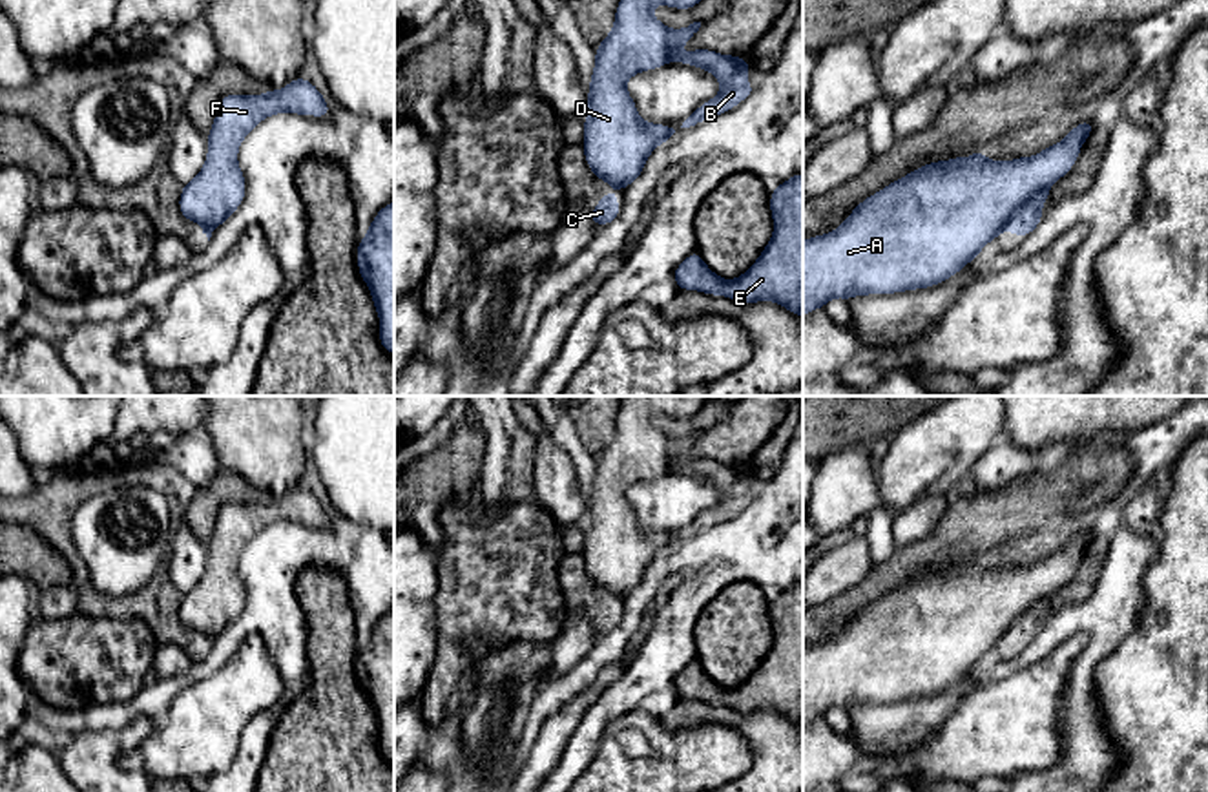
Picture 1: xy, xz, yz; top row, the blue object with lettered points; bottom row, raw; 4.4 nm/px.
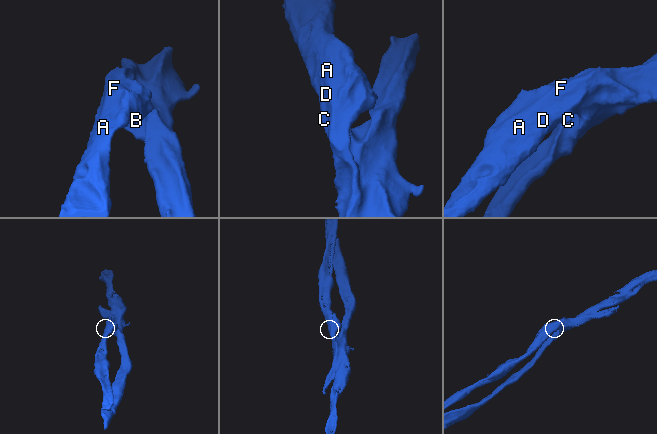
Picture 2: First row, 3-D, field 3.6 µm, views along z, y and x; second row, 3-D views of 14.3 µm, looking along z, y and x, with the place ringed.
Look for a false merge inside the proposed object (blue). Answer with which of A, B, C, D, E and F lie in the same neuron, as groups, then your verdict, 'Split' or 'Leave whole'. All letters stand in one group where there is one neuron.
Groups: A B D F / C E. Split

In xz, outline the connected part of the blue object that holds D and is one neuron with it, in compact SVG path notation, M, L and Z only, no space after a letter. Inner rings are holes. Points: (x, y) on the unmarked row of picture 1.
M624 396L613 436L595 458L582 557L593 584L620 600L639 588L659 553L706 527L732 520L754 502L754 495L745 487L754 478L745 465L712 458L677 460L692 449L701 431L672 438L651 423L655 414L693 418L708 400L710 396ZM670 471L706 478L721 493L719 502L675 538L642 529L626 496L633 484Z

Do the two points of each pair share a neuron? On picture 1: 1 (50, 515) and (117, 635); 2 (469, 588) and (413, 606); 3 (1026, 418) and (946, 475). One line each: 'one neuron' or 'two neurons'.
1: two neurons
2: two neurons
3: two neurons

